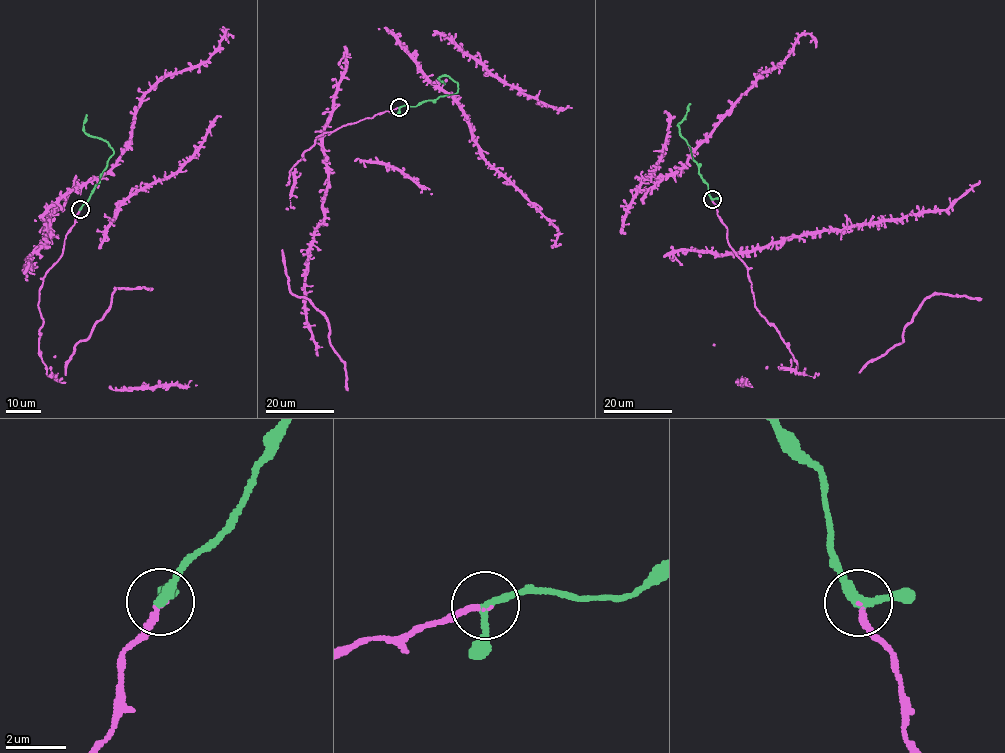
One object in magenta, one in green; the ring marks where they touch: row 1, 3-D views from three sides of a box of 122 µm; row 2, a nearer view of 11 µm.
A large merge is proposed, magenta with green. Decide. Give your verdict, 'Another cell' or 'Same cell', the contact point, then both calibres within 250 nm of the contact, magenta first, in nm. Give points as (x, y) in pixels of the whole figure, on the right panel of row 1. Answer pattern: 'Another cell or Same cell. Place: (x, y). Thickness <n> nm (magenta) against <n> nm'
Same cell. Place: (712, 199). Thickness 180 nm (magenta) against 240 nm

